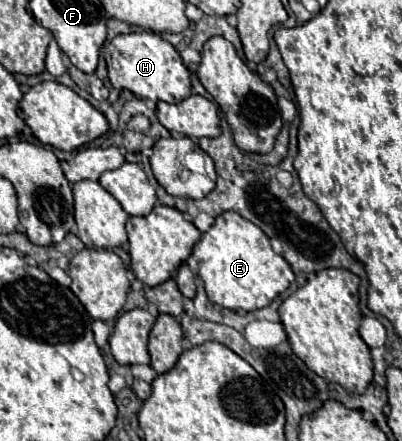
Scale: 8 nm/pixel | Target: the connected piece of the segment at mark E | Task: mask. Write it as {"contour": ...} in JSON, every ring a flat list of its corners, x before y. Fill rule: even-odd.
{"contour":[[224,212,212,228,202,234,192,250,198,260,198,276,204,280,208,298,230,310,258,310,268,306,294,280,294,272,282,254,272,250,268,236,236,212]]}

